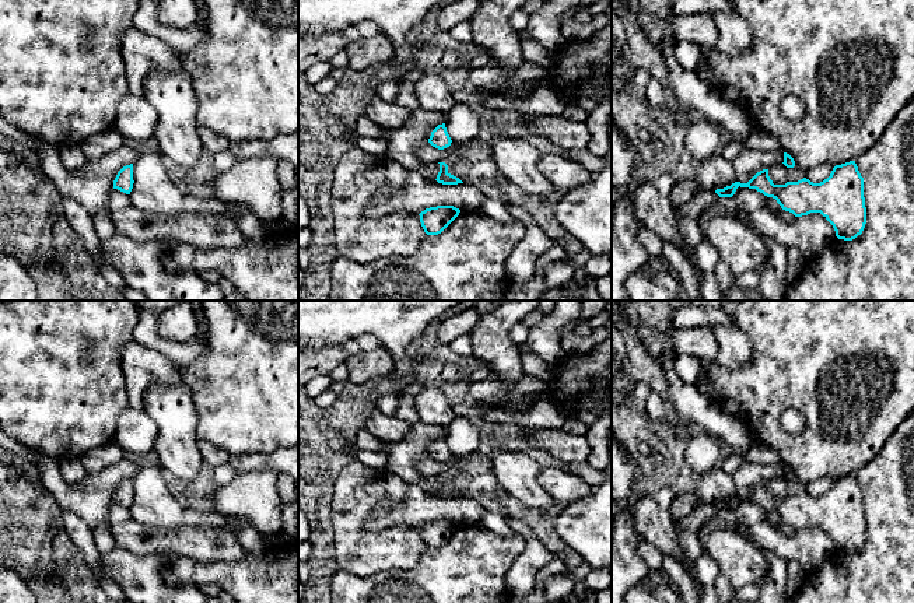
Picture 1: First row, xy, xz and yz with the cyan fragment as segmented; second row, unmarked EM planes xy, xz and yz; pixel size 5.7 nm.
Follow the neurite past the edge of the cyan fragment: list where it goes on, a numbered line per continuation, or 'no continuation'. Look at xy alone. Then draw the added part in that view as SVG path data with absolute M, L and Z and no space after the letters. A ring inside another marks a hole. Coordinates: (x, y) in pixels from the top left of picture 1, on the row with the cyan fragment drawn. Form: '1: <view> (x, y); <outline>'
no continuation

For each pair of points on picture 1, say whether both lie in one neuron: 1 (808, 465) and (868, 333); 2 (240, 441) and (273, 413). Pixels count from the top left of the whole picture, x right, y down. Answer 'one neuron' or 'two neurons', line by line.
1: one neuron
2: one neuron

